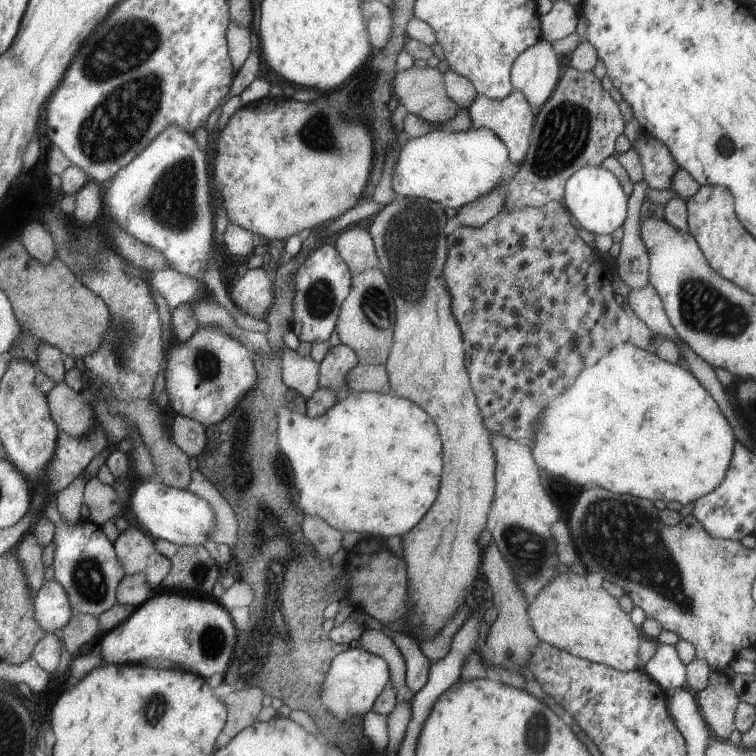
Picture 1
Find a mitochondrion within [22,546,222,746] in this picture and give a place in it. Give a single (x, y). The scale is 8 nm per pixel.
(87, 576)

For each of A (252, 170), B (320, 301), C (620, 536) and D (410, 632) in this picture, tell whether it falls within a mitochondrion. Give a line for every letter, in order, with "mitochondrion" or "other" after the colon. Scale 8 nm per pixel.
A: other
B: mitochondrion
C: mitochondrion
D: other

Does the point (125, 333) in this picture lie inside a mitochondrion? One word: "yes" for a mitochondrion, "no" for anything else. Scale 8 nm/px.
yes

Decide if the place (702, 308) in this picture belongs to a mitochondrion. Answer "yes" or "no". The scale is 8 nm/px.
yes

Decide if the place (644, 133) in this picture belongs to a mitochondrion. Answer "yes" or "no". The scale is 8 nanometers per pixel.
no

